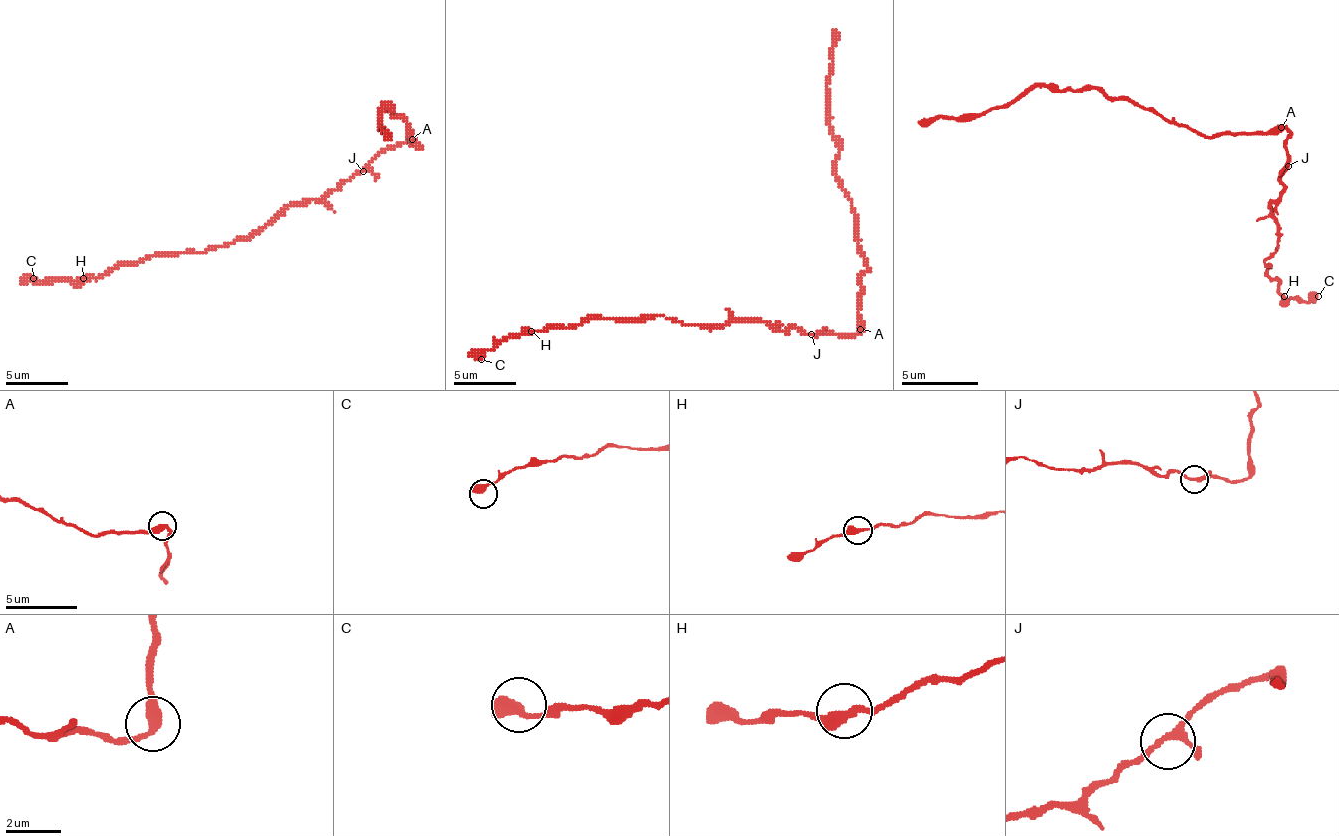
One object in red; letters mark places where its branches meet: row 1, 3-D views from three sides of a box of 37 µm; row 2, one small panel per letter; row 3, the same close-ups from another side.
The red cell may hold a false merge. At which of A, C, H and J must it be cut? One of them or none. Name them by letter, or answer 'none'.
A

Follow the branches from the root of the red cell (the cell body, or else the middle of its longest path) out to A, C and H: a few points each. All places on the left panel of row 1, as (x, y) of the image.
A: (363, 168), (378, 152), (413, 140)
C: (363, 168), (319, 199), (291, 202), (259, 231), (215, 249), (156, 253), (96, 278), (33, 278)
H: (363, 168), (319, 199), (291, 202), (259, 231), (215, 249), (156, 253), (83, 278)

